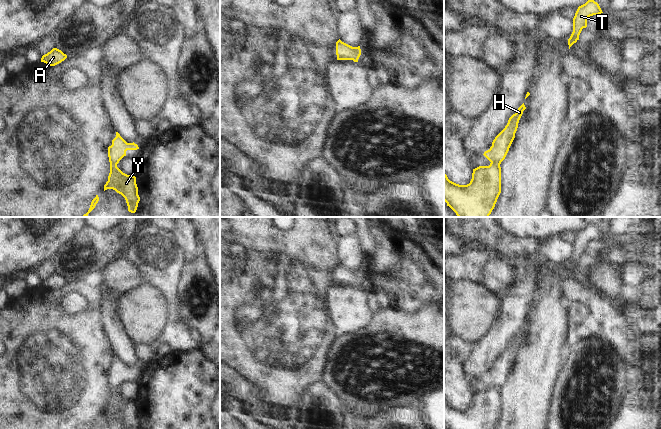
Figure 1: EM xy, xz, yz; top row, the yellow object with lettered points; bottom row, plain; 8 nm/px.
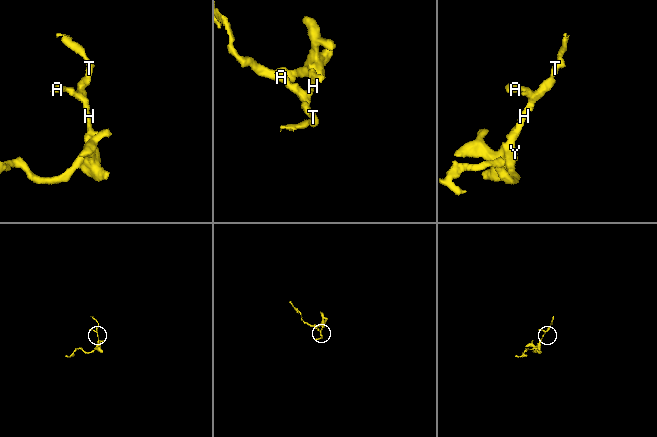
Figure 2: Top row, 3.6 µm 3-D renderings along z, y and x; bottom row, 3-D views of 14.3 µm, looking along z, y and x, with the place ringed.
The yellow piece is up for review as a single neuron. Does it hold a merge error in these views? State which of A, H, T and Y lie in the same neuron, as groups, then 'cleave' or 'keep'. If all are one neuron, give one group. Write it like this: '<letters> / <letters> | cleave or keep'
A H T Y | keep

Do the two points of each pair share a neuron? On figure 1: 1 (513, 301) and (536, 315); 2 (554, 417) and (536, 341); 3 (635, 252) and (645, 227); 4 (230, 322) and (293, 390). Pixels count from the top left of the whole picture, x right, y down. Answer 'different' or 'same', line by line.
1: different
2: different
3: different
4: same

